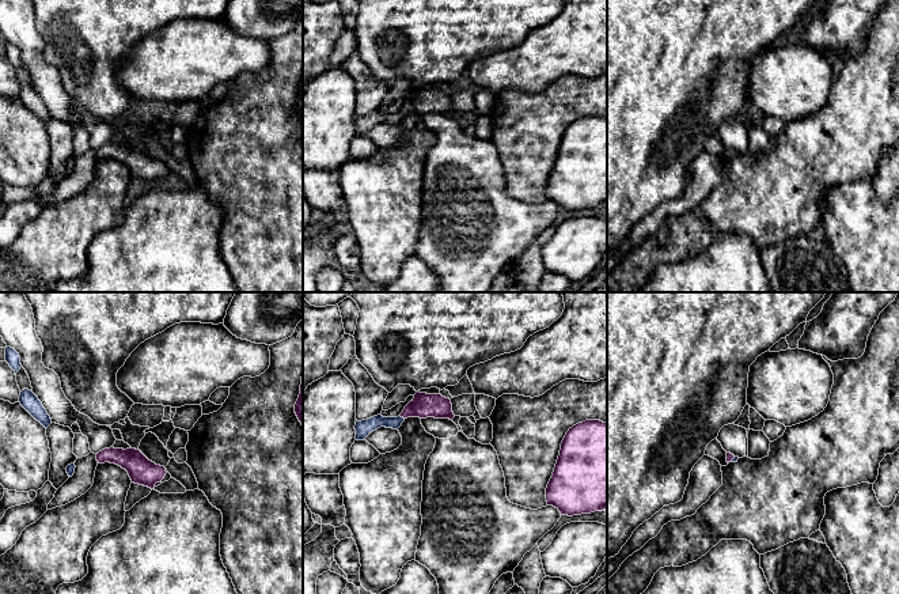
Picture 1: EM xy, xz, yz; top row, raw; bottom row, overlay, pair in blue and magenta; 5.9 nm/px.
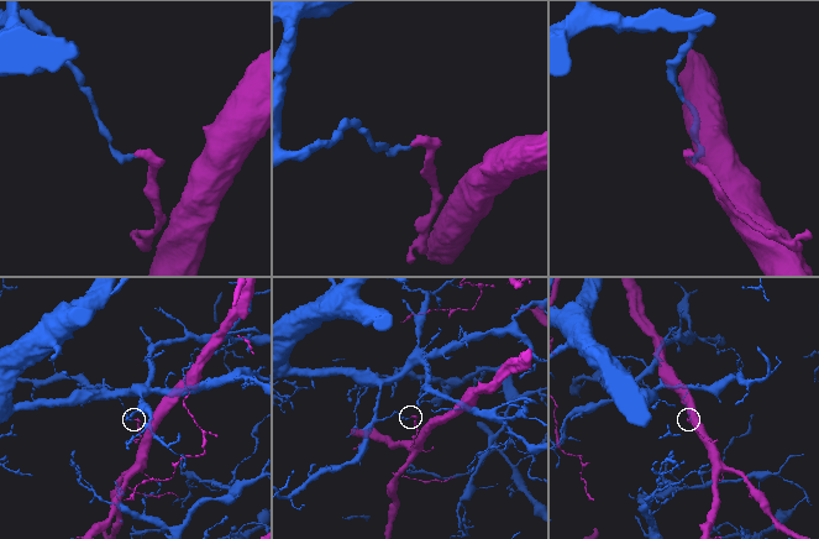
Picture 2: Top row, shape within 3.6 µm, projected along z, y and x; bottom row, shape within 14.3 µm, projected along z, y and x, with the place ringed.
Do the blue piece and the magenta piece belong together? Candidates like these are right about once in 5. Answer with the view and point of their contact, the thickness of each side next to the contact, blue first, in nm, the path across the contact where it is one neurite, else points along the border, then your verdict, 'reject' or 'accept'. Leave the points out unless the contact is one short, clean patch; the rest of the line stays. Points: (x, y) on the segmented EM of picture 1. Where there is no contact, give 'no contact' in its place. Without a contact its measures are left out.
meets blue in xz at (402, 417); 100 nm thick on the blue side, 150 nm on the other; border along xz (399, 416), (404, 419); reject

